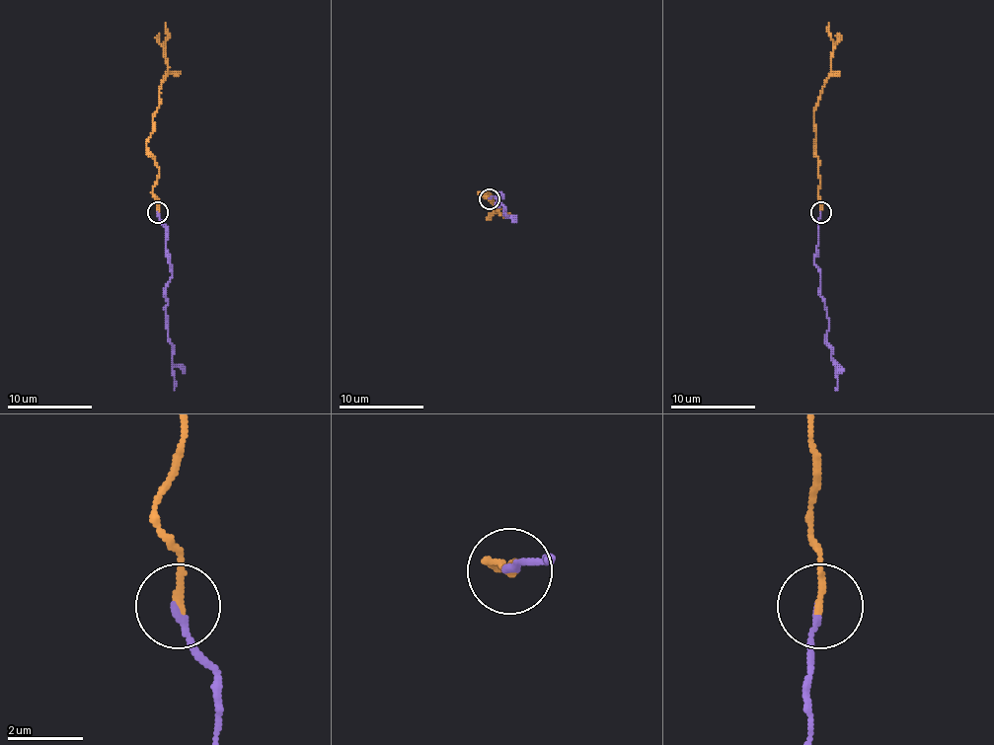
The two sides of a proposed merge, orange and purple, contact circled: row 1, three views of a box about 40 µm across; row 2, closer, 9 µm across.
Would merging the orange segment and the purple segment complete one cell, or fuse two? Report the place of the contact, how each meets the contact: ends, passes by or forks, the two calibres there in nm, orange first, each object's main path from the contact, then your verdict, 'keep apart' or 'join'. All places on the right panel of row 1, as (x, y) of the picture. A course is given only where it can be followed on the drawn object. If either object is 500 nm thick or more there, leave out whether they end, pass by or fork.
at (820, 212); orange ends there; purple ends there; 200 nm thick on the orange side, 190 nm on the other; orange runs (820, 211), (813, 111), (824, 80), (831, 71), (833, 41), (829, 36), (829, 23); purple runs (820, 211), (813, 262), (820, 273), (820, 296), (826, 307), (826, 343), (837, 377), (835, 390); join

